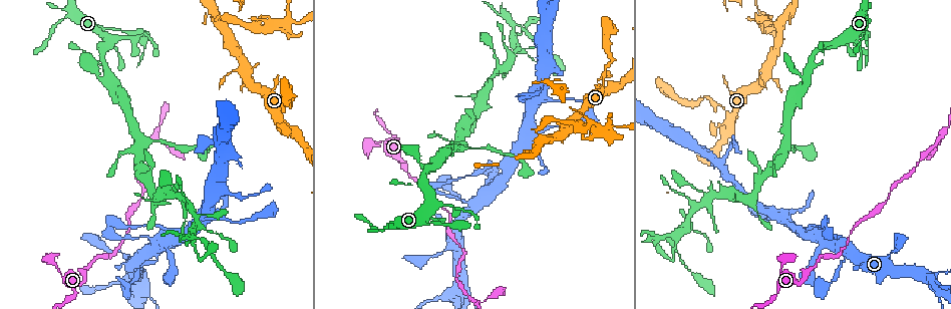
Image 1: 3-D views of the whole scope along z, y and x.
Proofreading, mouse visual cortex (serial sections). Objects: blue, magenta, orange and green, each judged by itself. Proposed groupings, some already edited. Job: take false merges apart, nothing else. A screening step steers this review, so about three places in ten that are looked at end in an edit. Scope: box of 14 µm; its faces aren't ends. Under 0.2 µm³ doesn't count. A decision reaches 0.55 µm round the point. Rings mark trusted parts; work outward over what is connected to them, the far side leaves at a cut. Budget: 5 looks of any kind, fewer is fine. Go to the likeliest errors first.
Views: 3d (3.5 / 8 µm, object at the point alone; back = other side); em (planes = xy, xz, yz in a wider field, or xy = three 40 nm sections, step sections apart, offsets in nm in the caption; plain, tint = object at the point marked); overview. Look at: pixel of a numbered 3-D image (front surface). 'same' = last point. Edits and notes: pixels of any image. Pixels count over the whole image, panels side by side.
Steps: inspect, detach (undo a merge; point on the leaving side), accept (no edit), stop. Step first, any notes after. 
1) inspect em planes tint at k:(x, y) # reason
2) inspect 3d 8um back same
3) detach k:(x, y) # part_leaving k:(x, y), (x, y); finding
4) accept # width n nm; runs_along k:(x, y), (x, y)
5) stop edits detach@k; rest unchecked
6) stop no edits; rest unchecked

inspect em xy step 5 tint at 1:(463, 147) # three arms meet

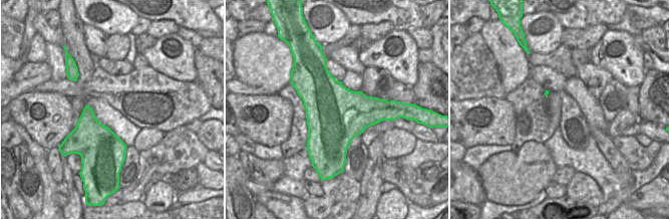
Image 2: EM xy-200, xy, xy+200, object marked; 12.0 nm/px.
inspect 3d 3.5um same # wider look

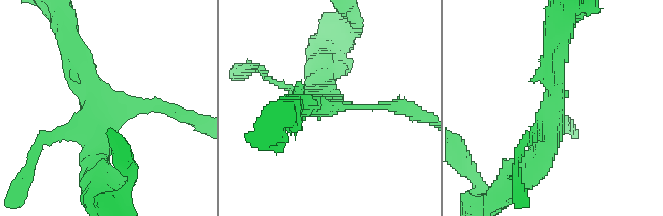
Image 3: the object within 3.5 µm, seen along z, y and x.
accept # runs_along 3:(551, 51), (554, 123), (526, 172); all the same cell

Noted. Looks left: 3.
inspect 3d 3.5um at 1:(171, 192) # narrows sharply

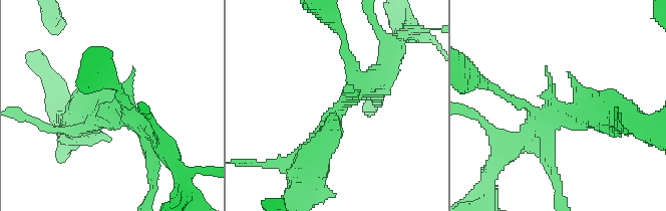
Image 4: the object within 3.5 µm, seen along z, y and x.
inspect em xy step 1 tint at 4:(340, 105)

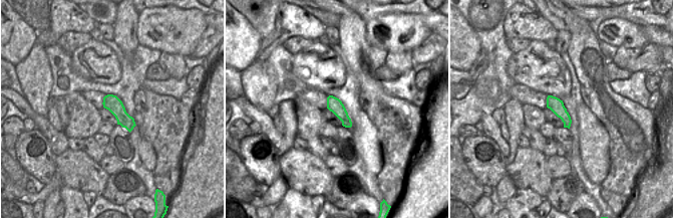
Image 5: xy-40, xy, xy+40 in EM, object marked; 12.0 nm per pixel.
inspect em xy step 2 tint same # cut it another way

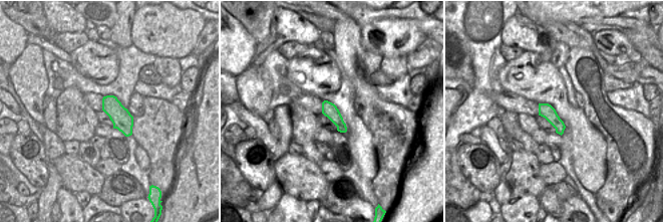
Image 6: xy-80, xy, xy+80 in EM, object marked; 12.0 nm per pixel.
accept # continuous, no second cell

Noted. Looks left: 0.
stop no edits; rest unchecked

